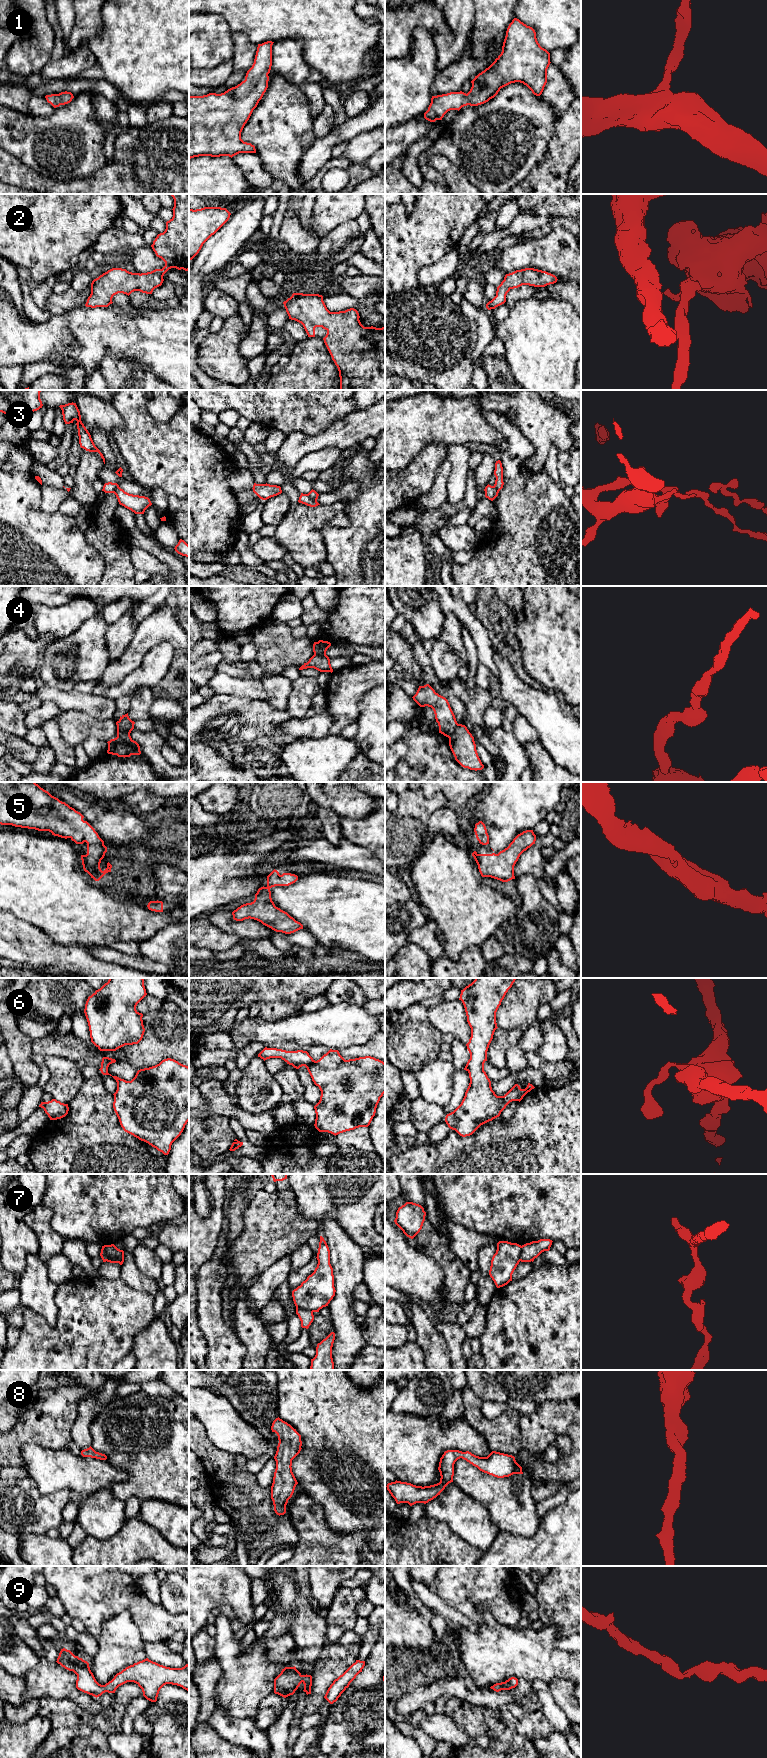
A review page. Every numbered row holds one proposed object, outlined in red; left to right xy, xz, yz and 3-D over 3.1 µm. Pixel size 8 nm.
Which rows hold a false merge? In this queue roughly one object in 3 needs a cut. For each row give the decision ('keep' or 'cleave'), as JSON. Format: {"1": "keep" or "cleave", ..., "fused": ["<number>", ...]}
{"1": "keep", "2": "keep", "3": "cleave", "4": "cleave", "5": "keep", "6": "keep", "7": "cleave", "8": "keep", "9": "keep", "fused": ["3", "4", "7"]}

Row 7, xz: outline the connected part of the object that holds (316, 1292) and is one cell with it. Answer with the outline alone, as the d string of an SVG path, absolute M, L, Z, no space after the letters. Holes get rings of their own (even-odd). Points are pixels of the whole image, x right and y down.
M322 1236L316 1258L318 1264L314 1272L292 1291L296 1308L309 1312L319 1312L328 1306L336 1292L333 1268L330 1264L330 1250Z

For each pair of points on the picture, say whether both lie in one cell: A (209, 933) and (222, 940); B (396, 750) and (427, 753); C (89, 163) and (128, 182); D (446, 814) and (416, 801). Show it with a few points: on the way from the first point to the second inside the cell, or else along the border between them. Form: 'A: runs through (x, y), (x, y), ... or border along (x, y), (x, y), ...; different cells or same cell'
A: runs through (212, 936), (219, 940); same cell
B: border along (403, 738), (407, 752), (395, 766); different cells
C: border along (107, 163), (87, 176); different cells
D: border along (448, 806), (438, 808), (430, 815), (427, 832); different cells

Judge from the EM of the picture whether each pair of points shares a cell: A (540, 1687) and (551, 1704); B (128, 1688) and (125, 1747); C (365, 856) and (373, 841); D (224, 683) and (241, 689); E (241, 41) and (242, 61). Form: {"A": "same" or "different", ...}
{"A": "same", "B": "different", "C": "different", "D": "same", "E": "same"}

